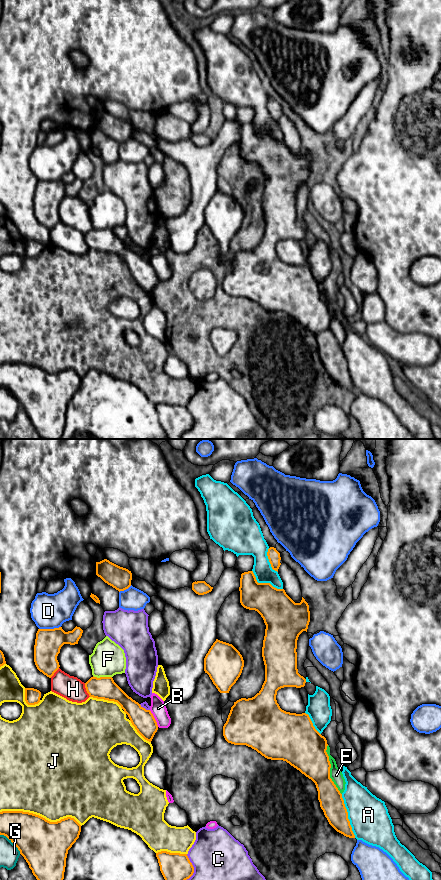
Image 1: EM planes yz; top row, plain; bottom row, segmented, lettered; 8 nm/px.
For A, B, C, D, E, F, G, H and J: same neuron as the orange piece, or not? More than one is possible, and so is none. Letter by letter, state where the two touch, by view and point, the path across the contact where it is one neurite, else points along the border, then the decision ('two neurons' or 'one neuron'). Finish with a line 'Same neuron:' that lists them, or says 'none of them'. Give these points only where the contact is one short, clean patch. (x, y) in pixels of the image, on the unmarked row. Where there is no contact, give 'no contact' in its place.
A: yz (347, 368) | two neurons
B: yz (154, 270) | two neurons
C: yz (193, 423) | two neurons
D: yz (49, 181) | two neurons
E: yz (329, 322) | two neurons
F: yz (102, 229) | two neurons
G: yz (11, 393) | two neurons
H: yz (86, 242) | two neurons
J: yz (40, 368) | two neurons
Same neuron: none of them

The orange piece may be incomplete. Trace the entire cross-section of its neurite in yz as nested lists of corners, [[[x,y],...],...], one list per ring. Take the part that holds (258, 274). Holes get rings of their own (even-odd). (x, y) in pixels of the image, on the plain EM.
[[[253,123],[241,126],[239,143],[241,157],[246,161],[257,163],[266,177],[262,199],[262,209],[265,217],[265,233],[261,242],[254,249],[248,251],[241,250],[234,254],[227,273],[223,278],[223,288],[228,295],[251,299],[267,311],[286,313],[311,331],[316,337],[320,359],[329,376],[344,388],[355,390],[342,346],[330,330],[331,316],[326,304],[328,298],[326,290],[315,281],[308,266],[286,264],[280,260],[276,252],[277,243],[281,240],[301,240],[305,238],[306,231],[298,225],[297,221],[296,201],[299,187],[303,183],[307,184],[308,181],[310,174],[309,157],[303,149],[300,155],[295,155],[286,146],[284,141],[277,141],[270,135],[258,135]]]

